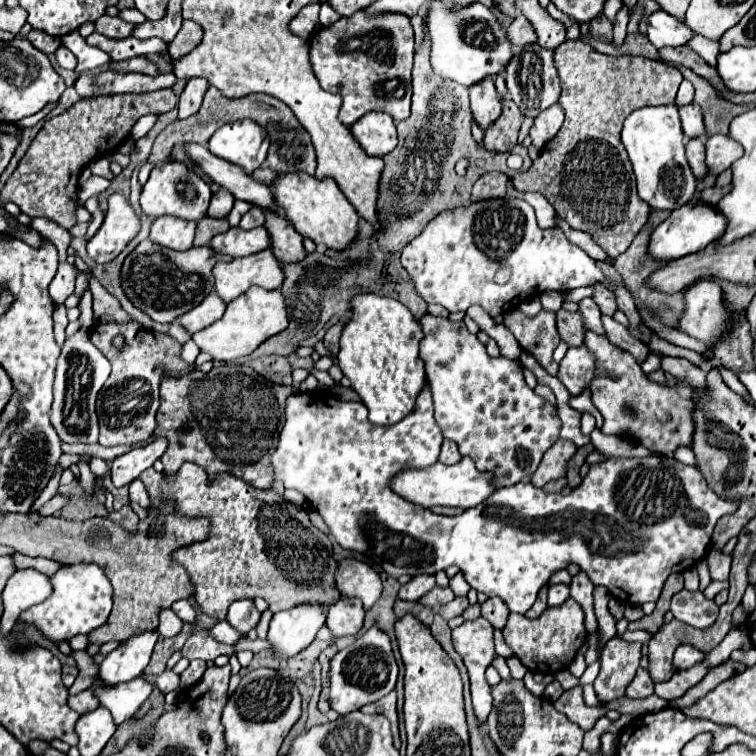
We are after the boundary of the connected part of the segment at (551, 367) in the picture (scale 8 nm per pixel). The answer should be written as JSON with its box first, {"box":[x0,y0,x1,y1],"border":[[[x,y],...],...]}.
{"box":[503,309,561,375],"border":[[[511,309],[503,315],[503,325],[515,335],[521,349],[533,355],[549,375],[557,373],[553,351],[561,339],[553,311],[541,309],[535,317],[527,317],[521,309]]]}

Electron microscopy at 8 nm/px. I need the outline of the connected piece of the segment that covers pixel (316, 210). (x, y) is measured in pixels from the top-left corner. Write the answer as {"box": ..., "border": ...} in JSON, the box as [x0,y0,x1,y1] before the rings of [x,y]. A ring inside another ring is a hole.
{"box":[271,173,359,251],"border":[[[293,173],[287,177],[279,175],[271,191],[279,209],[285,211],[295,231],[299,231],[303,237],[309,237],[317,245],[321,243],[327,249],[345,251],[359,235],[359,215],[355,213],[355,207],[347,201],[347,197],[341,193],[341,189],[335,185],[335,181],[319,181],[315,177],[307,177],[307,173]]]}

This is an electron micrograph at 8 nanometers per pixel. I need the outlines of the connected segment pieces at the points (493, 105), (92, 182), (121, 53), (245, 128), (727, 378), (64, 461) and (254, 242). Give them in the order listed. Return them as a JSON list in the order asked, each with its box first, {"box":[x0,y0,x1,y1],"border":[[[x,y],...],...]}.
[{"box":[469,77,501,129],"border":[[[489,77],[487,81],[481,81],[481,85],[473,85],[469,89],[471,95],[471,111],[473,111],[473,121],[481,127],[487,129],[491,127],[499,115],[501,115],[501,101],[495,91],[493,79]]]},{"box":[79,177,109,203],"border":[[[89,177],[89,179],[81,185],[81,189],[79,189],[79,201],[85,203],[91,195],[97,195],[97,193],[105,191],[107,187],[109,187],[109,181],[107,181],[107,179],[103,179],[103,177]]]},{"box":[85,33,167,61],"border":[[[91,33],[85,41],[93,47],[105,51],[111,57],[111,61],[123,61],[123,59],[131,59],[131,57],[139,57],[139,55],[151,55],[151,53],[165,53],[167,55],[167,45],[159,39],[139,41],[135,37],[129,37],[123,41],[115,41],[115,39],[103,37],[101,33]]]},{"box":[209,119,269,173],"border":[[[241,119],[223,125],[209,139],[209,151],[225,161],[231,161],[253,173],[267,157],[269,135],[251,119]]]},{"box":[718,366,749,397],"border":[[[723,366],[718,367],[721,376],[725,382],[725,384],[733,390],[735,393],[745,397],[749,395],[746,387],[739,381],[739,379],[728,369],[724,368]]]},{"box":[57,455,91,469],"border":[[[61,455],[57,467],[59,467],[59,469],[69,469],[71,465],[77,465],[79,461],[89,463],[89,461],[91,461],[91,455]]]},{"box":[209,227,271,257],"border":[[[233,227],[227,233],[215,235],[209,247],[215,249],[215,253],[223,253],[231,257],[247,257],[271,247],[271,239],[265,227],[255,227],[251,231]]]}]

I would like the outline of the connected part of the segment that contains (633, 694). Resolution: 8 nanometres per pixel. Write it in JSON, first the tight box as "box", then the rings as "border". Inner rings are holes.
{"box":[627,669,653,699],"border":[[[639,669],[635,679],[631,681],[631,685],[627,687],[627,697],[629,699],[643,699],[653,695],[653,679],[649,677],[649,673],[645,669]]]}

